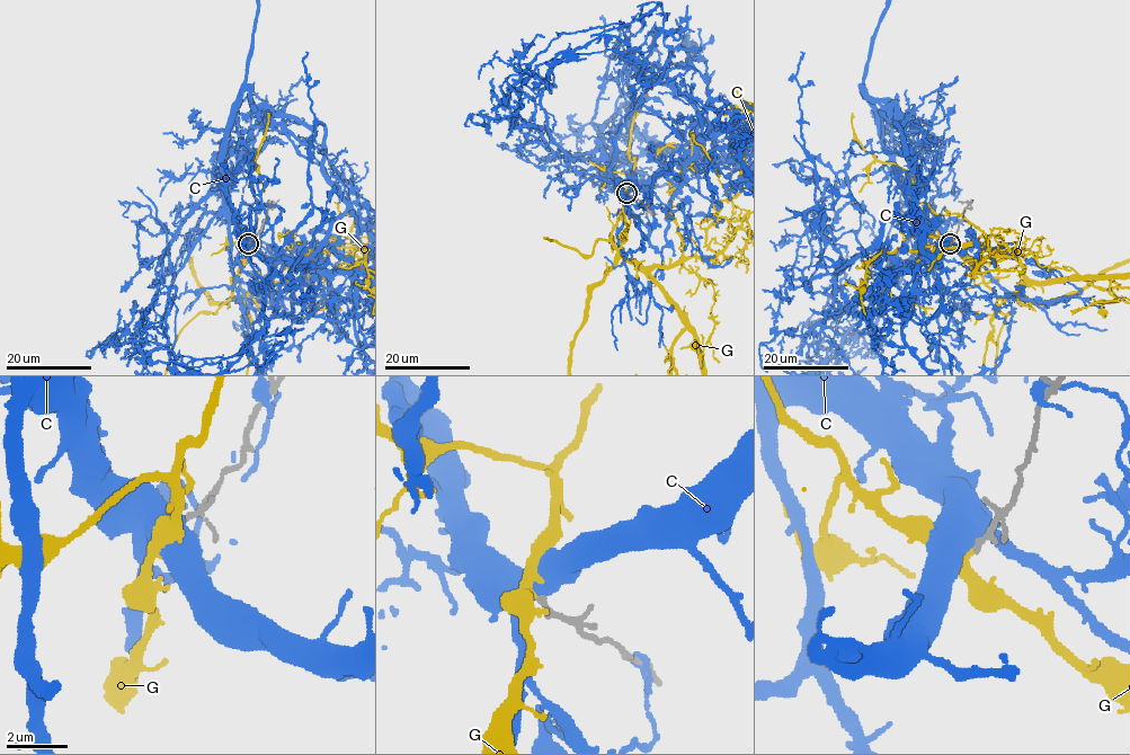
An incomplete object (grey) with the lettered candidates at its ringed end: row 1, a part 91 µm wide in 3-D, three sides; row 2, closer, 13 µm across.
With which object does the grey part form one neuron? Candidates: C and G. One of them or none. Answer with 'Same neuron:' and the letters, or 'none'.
Same neuron: G

